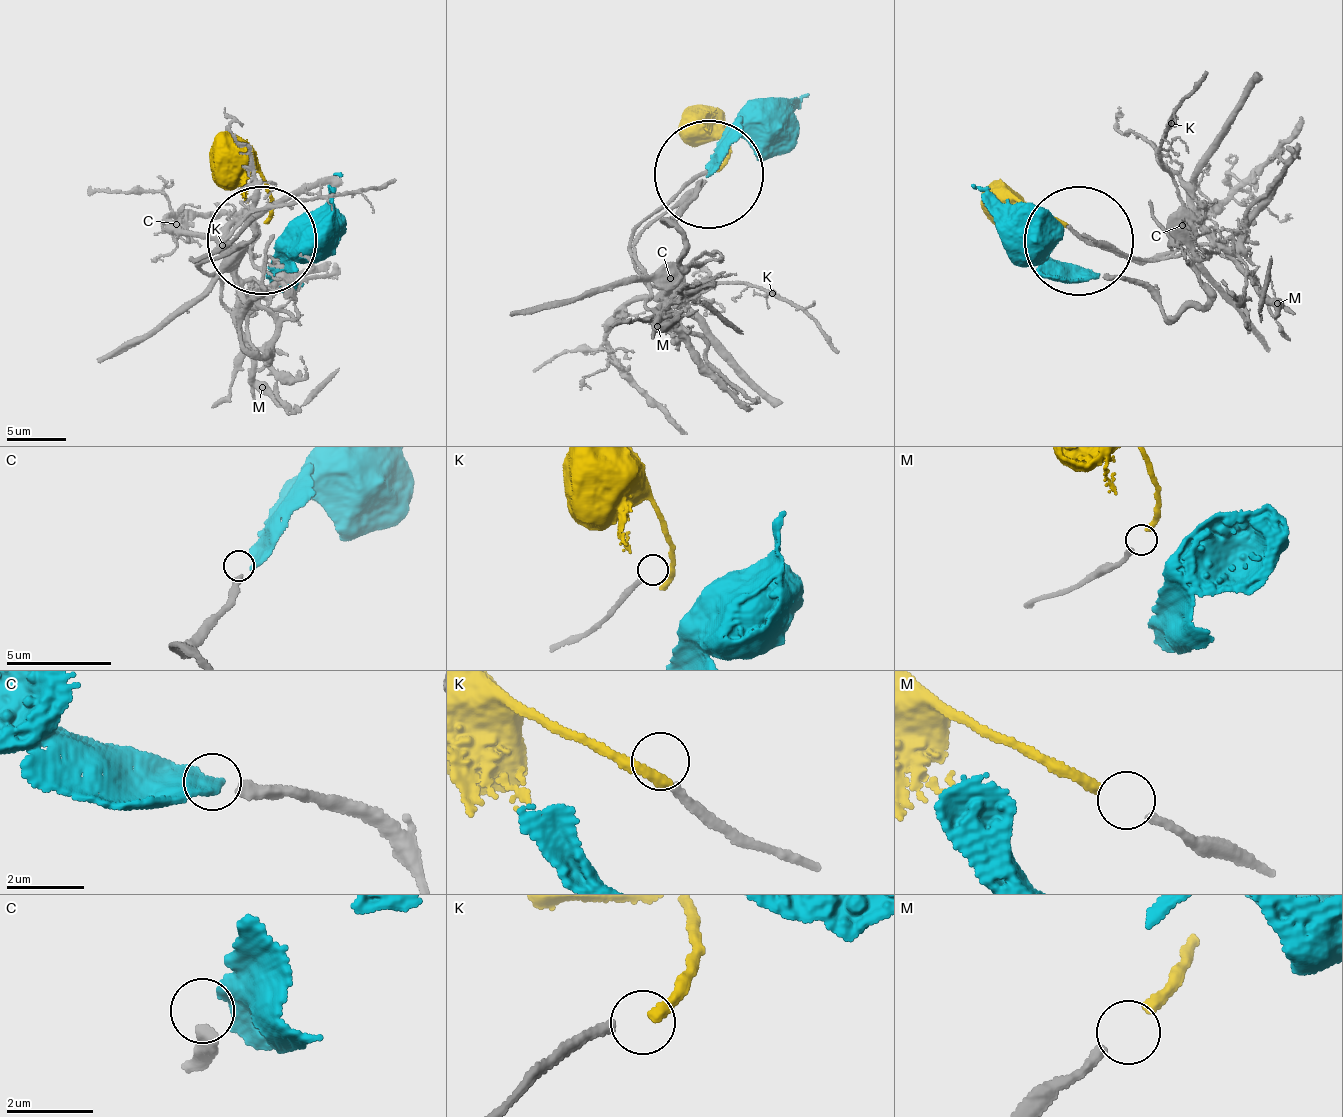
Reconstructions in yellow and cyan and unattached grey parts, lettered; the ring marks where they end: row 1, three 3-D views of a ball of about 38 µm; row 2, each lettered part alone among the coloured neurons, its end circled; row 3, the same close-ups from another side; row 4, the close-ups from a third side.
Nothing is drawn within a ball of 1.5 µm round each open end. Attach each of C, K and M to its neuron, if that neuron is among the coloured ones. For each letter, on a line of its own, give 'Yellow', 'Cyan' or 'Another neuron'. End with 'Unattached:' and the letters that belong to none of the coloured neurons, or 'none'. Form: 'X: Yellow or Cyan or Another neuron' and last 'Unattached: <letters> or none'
C: Cyan
K: Another neuron
M: Yellow
Unattached: K

